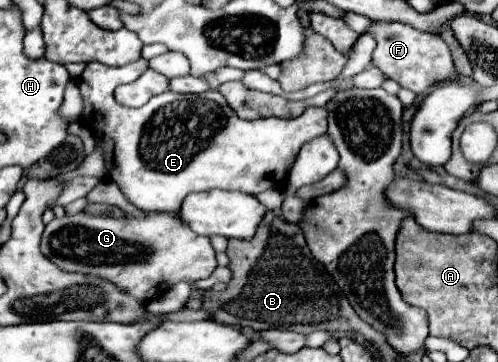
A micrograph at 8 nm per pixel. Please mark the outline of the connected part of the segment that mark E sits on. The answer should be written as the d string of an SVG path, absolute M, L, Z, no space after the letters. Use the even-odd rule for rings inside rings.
M145 59L133 61L133 63L123 65L123 67L109 67L109 65L103 65L103 63L89 63L89 65L85 67L81 79L79 79L79 89L81 89L83 101L85 101L85 113L83 113L83 119L85 119L87 125L91 125L91 127L97 131L95 137L97 137L97 143L103 147L103 151L109 153L109 157L113 157L113 167L109 169L109 179L113 179L113 181L121 187L121 191L127 195L127 199L129 199L135 207L139 207L141 211L145 211L145 213L157 213L157 211L171 211L171 213L177 213L177 211L181 209L183 199L185 199L189 193L195 193L195 191L229 189L229 191L243 191L243 193L255 193L255 195L257 195L257 193L263 193L263 191L267 191L267 189L277 189L277 185L279 185L277 179L281 179L281 181L287 179L287 173L289 173L293 161L297 159L299 149L301 149L307 141L311 141L311 139L315 139L315 137L327 133L327 121L325 121L325 119L327 119L327 111L325 111L323 107L309 107L309 109L305 109L303 115L299 115L299 117L295 117L295 119L287 119L287 121L277 119L277 117L245 121L245 119L239 119L237 113L235 113L233 109L229 109L225 97L223 97L219 91L207 91L207 95L161 93L161 95L157 95L155 99L149 99L143 107L137 107L137 109L119 105L119 103L115 101L115 97L113 97L115 87L117 87L117 85L123 85L123 83L127 83L127 81L135 81L145 69L147 69L147 61L145 61Z

